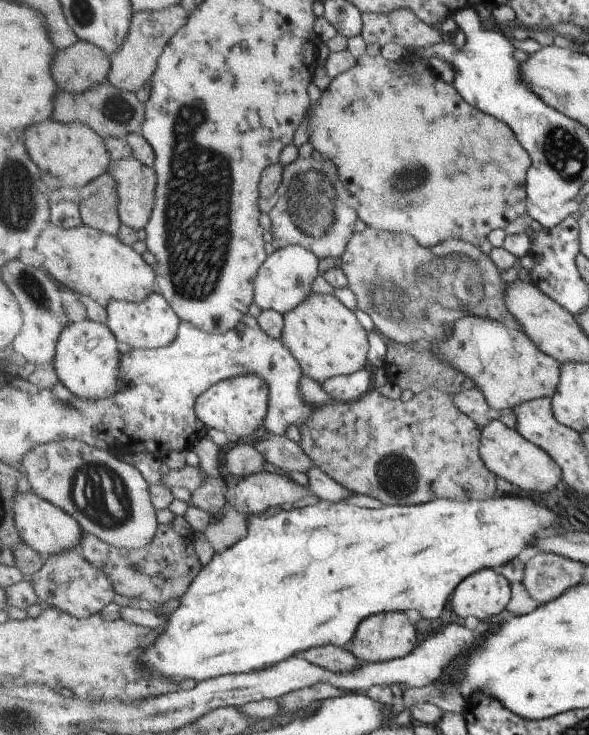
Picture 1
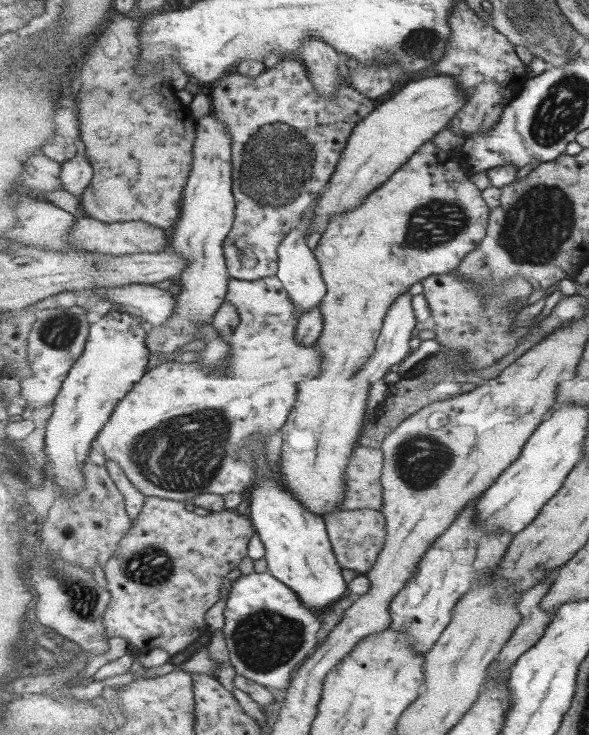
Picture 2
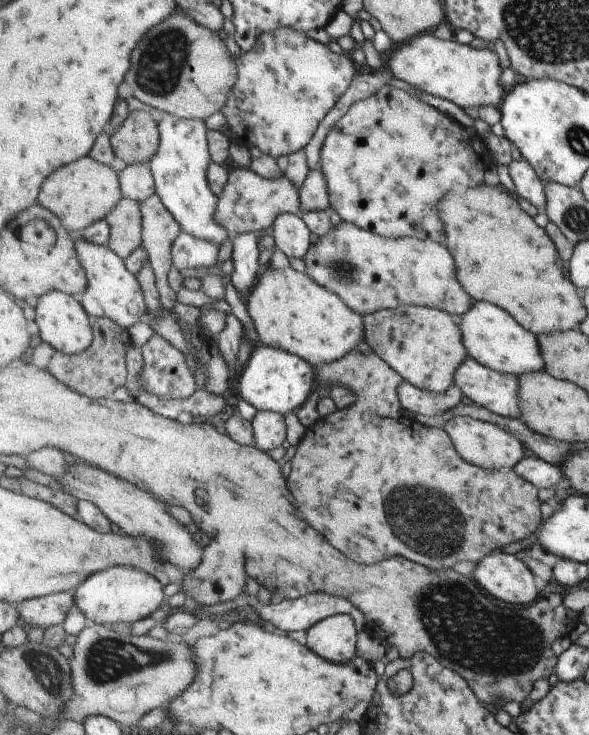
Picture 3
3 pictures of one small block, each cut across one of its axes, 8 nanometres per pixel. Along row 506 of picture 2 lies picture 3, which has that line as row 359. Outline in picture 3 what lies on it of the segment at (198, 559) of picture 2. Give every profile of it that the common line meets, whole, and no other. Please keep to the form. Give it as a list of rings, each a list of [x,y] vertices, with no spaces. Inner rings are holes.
[[[153,332],[141,349],[145,364],[140,374],[140,381],[147,393],[165,400],[185,400],[197,392],[195,374],[185,360],[185,353],[173,346],[162,334]]]

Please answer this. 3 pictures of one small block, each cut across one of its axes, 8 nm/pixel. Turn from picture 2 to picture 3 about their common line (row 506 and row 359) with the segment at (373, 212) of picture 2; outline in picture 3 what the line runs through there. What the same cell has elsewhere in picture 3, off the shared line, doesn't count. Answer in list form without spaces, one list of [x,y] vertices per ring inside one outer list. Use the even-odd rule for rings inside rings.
[[[292,266],[284,269],[265,267],[257,282],[252,286],[247,302],[244,303],[258,340],[263,345],[291,351],[318,368],[341,360],[359,346],[361,341],[365,341],[364,316],[349,308],[340,296],[315,282],[306,272],[299,272]]]

